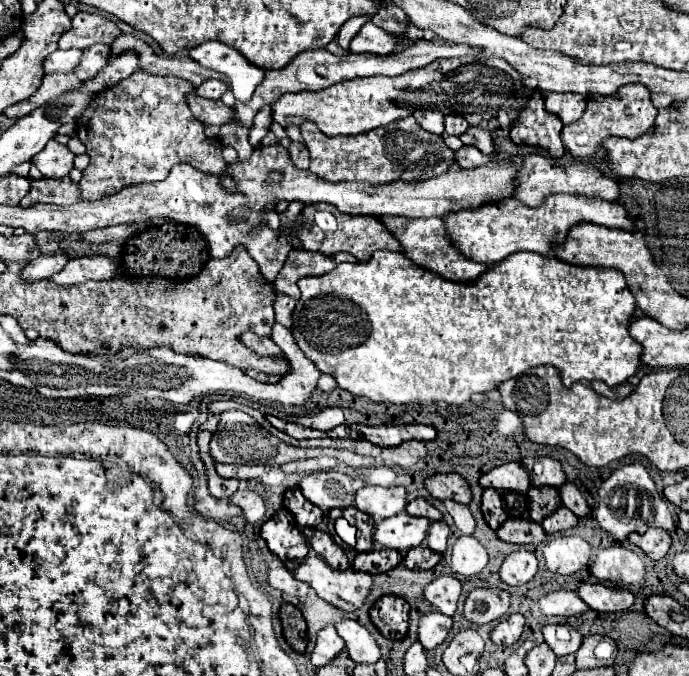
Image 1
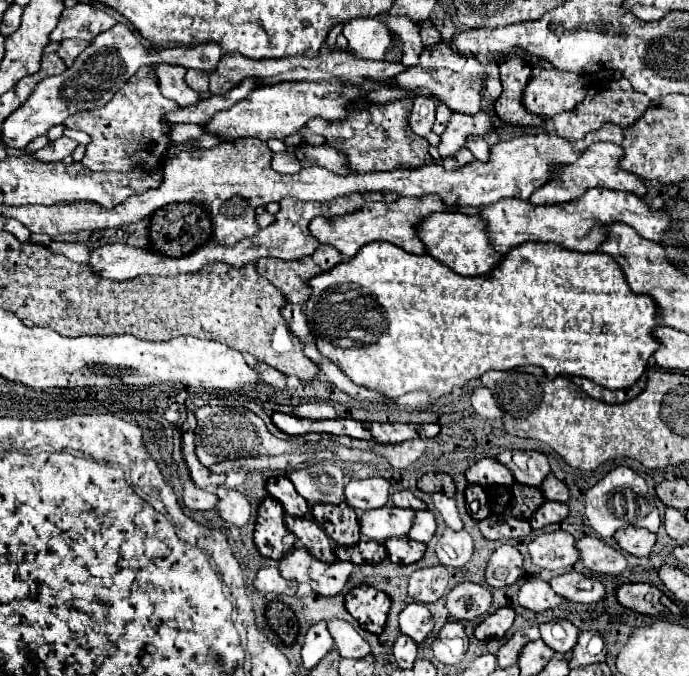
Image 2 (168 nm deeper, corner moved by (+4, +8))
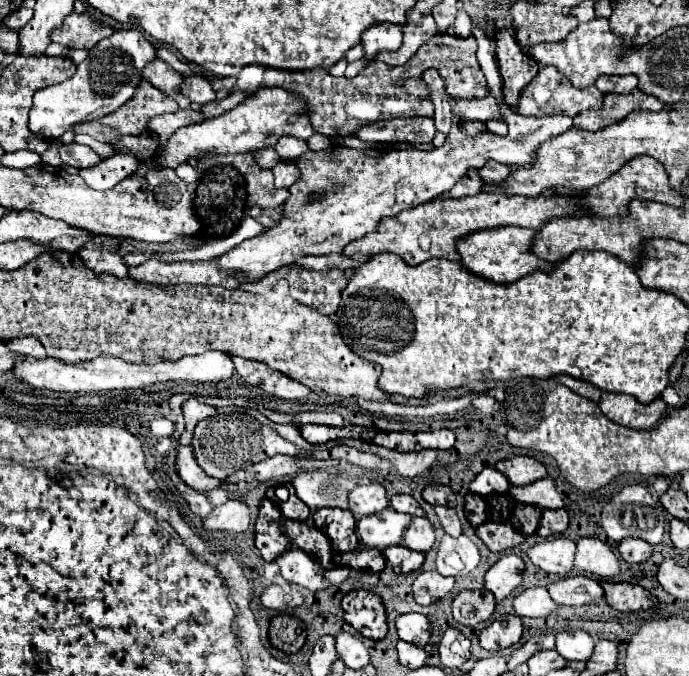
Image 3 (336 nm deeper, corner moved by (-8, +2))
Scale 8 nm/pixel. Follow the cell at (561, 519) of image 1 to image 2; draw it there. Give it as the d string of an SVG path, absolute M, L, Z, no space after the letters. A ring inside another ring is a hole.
M544 502L536 514L530 518L530 524L534 530L546 528L550 524L558 524L568 516L568 506L560 504L560 502Z

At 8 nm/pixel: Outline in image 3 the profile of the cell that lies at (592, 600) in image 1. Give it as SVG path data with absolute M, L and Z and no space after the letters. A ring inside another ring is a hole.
M588 576L562 578L558 582L548 584L548 592L554 602L564 606L580 606L604 598L604 590L600 590L600 582Z

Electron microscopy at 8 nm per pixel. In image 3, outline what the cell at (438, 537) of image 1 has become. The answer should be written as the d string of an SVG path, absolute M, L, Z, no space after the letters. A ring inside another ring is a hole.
M412 518L410 526L402 536L402 544L410 550L428 552L434 546L434 528L428 518Z

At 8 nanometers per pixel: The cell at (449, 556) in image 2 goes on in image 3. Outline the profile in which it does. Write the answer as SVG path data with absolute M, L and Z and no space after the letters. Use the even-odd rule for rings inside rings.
M448 534L442 536L436 556L436 570L442 576L452 576L452 578L466 576L478 566L478 562L480 554L470 538L466 538L464 534L458 538L452 538Z

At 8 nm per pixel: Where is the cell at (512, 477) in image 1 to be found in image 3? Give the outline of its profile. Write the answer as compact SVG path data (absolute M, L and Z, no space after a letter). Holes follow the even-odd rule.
M484 468L472 482L470 482L470 492L486 496L490 492L506 492L510 482L506 482L508 478L504 474L500 474L494 468Z

